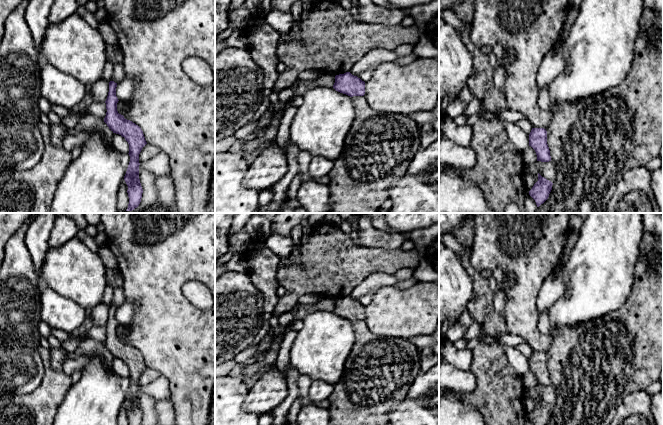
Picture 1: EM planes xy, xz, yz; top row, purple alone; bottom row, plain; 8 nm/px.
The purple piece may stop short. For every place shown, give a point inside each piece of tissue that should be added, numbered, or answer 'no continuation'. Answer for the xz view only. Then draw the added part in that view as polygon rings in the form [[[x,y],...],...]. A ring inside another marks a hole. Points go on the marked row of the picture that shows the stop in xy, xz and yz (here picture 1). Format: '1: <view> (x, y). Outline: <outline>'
no continuation

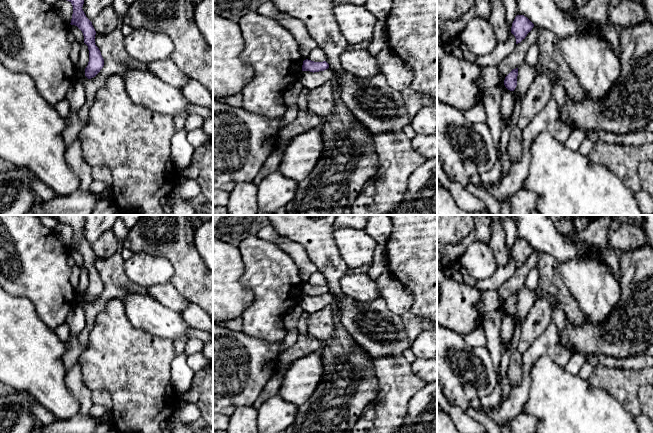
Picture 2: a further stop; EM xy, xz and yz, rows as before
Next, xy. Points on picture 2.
no continuation

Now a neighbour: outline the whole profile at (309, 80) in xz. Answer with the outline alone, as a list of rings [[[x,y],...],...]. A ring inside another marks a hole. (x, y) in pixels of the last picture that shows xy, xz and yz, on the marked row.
[[[328,68],[324,71],[314,73],[310,71],[302,71],[298,80],[301,82],[303,87],[311,90],[326,82],[333,82],[335,79],[336,74]]]

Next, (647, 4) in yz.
[[[642,0],[648,20],[653,24],[653,0]]]

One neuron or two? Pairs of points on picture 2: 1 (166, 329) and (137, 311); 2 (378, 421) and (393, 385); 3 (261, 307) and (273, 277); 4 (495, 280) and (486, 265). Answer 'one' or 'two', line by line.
1: one
2: one
3: one
4: two

